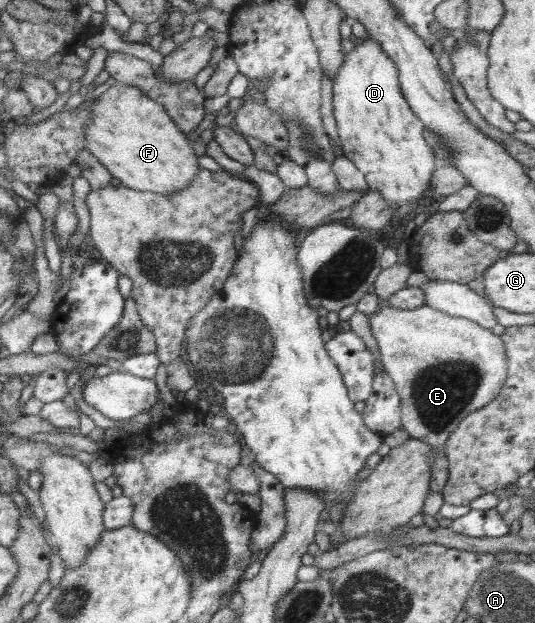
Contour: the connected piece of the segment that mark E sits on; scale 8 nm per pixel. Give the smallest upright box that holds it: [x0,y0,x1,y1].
[369,303,507,496]

